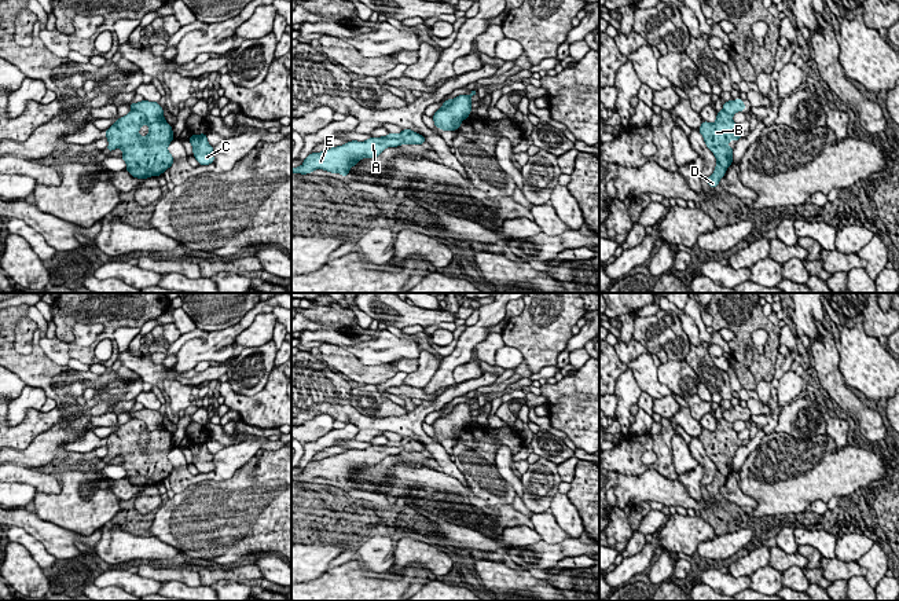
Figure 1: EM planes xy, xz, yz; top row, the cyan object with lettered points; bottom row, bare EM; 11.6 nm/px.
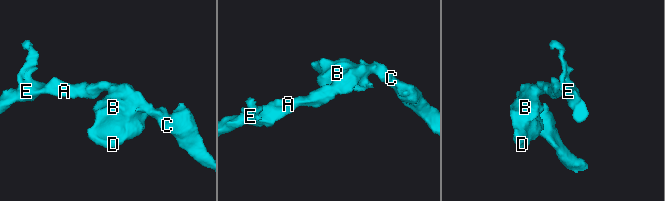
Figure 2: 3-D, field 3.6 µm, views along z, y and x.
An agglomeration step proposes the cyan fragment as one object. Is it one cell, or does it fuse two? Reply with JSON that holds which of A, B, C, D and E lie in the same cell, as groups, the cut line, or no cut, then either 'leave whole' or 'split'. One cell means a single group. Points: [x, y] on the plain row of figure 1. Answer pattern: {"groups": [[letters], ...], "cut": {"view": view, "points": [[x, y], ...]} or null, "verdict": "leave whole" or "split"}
{"groups": [["A", "C", "E"], ["B", "D"]], "cut": {"view": "xy", "points": [[131, 417], [139, 418], [149, 429], [165, 431]]}, "verdict": "split"}

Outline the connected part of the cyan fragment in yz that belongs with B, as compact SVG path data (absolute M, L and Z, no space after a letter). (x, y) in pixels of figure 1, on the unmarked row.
M724 418L718 419L713 432L702 429L698 439L702 443L707 455L716 465L715 479L707 485L707 491L713 496L719 494L719 488L733 472L733 455L729 454L729 450L737 450L742 446L742 441L738 439L738 433L734 430L733 424Z

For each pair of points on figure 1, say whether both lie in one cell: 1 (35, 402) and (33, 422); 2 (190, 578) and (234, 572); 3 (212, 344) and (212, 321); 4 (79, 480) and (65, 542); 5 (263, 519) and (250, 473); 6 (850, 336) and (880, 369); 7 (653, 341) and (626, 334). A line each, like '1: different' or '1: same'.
1: different
2: different
3: different
4: different
5: same
6: same
7: different

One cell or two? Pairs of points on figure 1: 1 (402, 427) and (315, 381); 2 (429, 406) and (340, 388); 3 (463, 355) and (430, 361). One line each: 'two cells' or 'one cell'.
1: one cell
2: one cell
3: two cells

